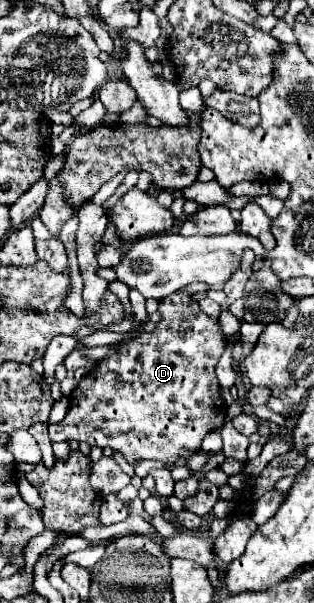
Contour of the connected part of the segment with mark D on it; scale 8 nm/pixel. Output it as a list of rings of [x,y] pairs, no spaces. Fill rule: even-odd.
[[[173,295],[173,297],[165,297],[159,301],[159,313],[161,313],[161,319],[155,327],[155,331],[151,335],[137,335],[135,339],[129,339],[129,341],[121,341],[121,343],[113,343],[117,347],[115,353],[109,353],[107,357],[103,357],[101,361],[95,363],[95,367],[79,381],[79,385],[75,387],[75,391],[71,393],[71,399],[69,399],[69,411],[67,415],[63,417],[63,421],[59,423],[53,423],[49,425],[49,437],[51,441],[85,441],[89,445],[99,445],[99,447],[111,447],[113,451],[119,451],[125,455],[125,459],[133,465],[135,461],[139,459],[155,459],[159,463],[163,463],[165,469],[173,471],[175,469],[175,463],[177,459],[181,457],[183,451],[191,451],[191,453],[197,453],[201,451],[201,441],[207,433],[211,431],[217,431],[221,429],[223,421],[225,421],[225,415],[227,415],[227,405],[221,397],[221,387],[219,387],[219,381],[217,381],[217,375],[215,375],[215,365],[219,361],[219,355],[221,355],[221,349],[223,349],[223,337],[221,333],[217,333],[217,321],[211,319],[209,315],[205,315],[203,311],[199,311],[199,307],[183,307],[187,303],[193,303],[189,299],[189,295],[181,297],[179,301],[179,295]]]

